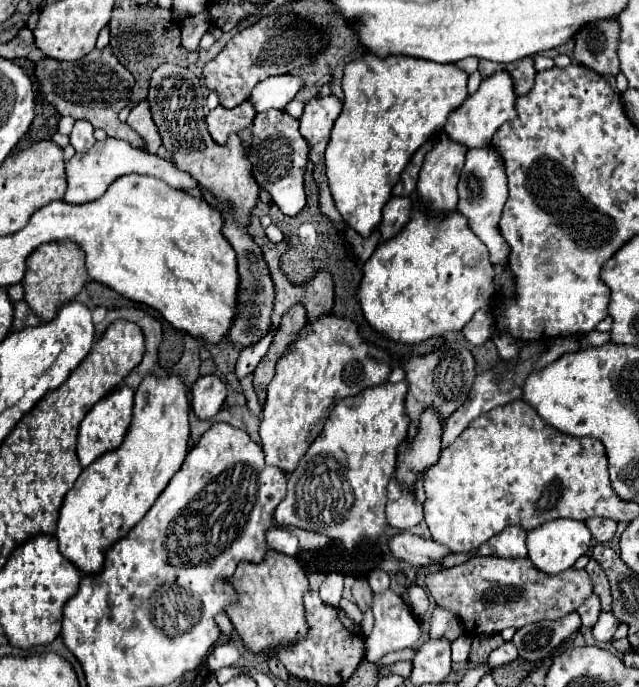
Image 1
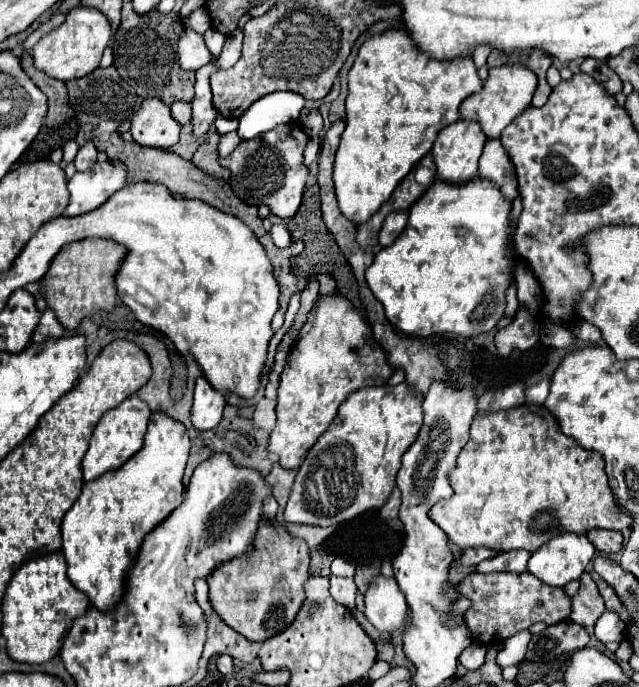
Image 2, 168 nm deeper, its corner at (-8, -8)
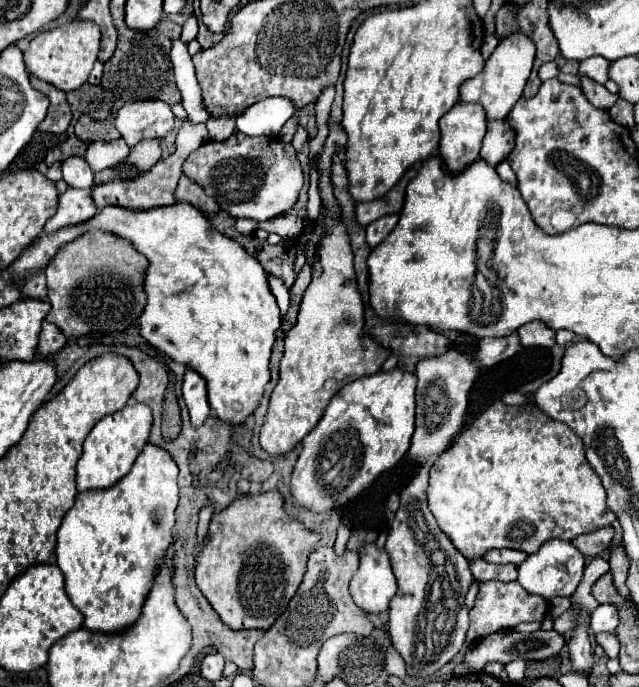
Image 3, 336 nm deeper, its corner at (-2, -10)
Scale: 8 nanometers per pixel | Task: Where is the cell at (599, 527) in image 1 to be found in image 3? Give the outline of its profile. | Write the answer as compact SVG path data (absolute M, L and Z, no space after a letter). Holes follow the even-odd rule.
M602 527L602 529L596 529L592 533L578 535L572 543L582 555L598 557L598 555L606 555L606 551L610 549L612 537L614 537L614 529L612 527Z

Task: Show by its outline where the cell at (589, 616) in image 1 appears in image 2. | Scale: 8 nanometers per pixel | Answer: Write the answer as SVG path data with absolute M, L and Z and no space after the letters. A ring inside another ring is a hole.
M588 571L580 577L580 589L572 597L572 615L570 621L580 623L584 627L594 627L600 615L604 613L604 599L598 593L598 587Z

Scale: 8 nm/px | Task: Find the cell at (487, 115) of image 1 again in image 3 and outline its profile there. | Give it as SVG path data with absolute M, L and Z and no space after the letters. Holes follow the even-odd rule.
M518 31L514 35L508 35L498 43L494 53L486 59L484 69L474 79L468 79L466 83L462 83L460 101L480 103L486 109L488 119L504 119L510 113L510 109L516 105L516 101L522 97L524 85L532 71L534 55L536 55L534 41L526 33Z

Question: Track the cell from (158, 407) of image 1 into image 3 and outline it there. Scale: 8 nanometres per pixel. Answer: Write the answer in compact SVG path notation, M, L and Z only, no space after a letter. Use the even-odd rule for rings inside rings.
M148 443L142 451L142 455L138 455L132 471L128 475L124 475L120 479L120 483L116 483L112 489L104 489L104 491L86 491L86 493L80 493L76 497L76 503L74 507L64 515L64 521L58 529L58 547L56 547L56 555L58 555L58 567L62 569L64 577L66 577L66 591L68 591L68 597L72 599L72 603L78 607L78 611L82 611L84 615L84 627L86 629L92 629L94 633L122 633L126 631L128 627L132 627L140 613L142 613L142 605L154 585L154 579L156 579L156 573L158 573L158 563L166 557L166 551L172 547L172 541L174 541L174 535L172 535L172 529L176 525L176 505L178 505L178 483L176 483L176 475L178 475L178 467L176 463L172 461L172 457Z

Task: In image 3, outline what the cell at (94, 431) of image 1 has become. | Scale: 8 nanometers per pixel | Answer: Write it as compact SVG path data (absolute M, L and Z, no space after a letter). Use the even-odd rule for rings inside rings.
M130 403L124 409L104 417L86 437L84 453L76 465L76 487L78 491L88 489L110 489L114 487L134 465L136 457L150 441L152 409L144 403Z

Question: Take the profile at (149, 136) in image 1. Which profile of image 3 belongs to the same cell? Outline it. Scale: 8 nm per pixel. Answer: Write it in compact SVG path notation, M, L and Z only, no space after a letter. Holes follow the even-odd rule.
M134 101L124 105L116 115L116 129L128 147L142 139L162 139L174 127L174 113L162 101Z

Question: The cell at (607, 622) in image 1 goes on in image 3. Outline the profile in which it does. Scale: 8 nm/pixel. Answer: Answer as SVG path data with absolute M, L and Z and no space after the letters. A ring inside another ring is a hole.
M598 605L592 611L592 621L590 621L590 629L594 633L602 633L602 631L614 631L618 627L618 609L614 605Z

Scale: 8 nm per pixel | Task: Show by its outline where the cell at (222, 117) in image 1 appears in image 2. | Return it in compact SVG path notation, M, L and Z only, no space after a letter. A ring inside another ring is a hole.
M212 131L206 135L206 141L198 147L198 151L194 153L192 157L192 163L198 165L200 169L204 169L206 173L210 175L216 175L220 179L226 179L228 177L228 171L218 163L218 143L220 143L220 137L222 133L218 131Z

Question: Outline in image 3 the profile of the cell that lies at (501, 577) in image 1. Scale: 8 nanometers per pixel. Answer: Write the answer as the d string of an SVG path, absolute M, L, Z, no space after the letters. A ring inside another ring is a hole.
M486 581L480 587L480 593L476 597L476 605L470 609L470 629L466 639L476 641L480 637L486 637L496 631L514 629L516 625L524 621L542 621L548 611L548 603L540 599L538 595L528 595L516 581L502 583L502 581Z

